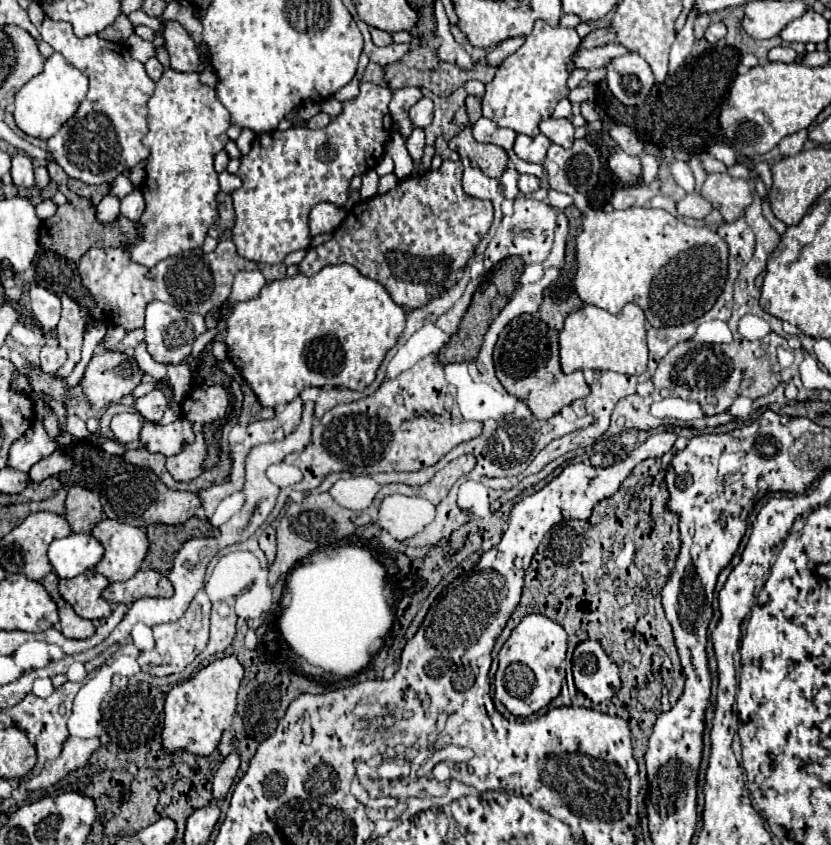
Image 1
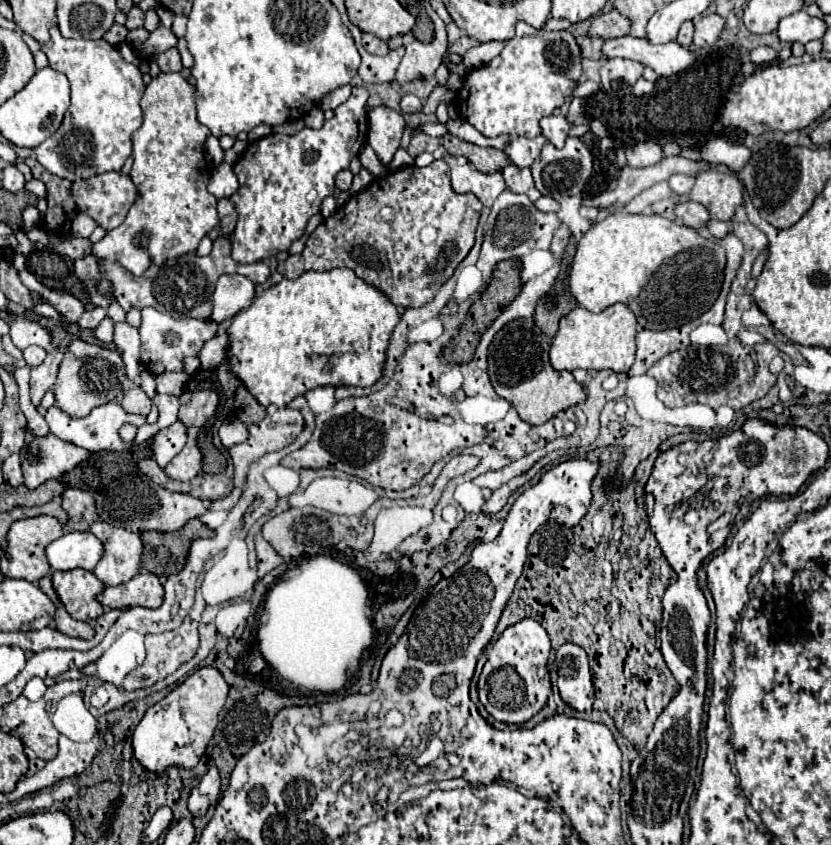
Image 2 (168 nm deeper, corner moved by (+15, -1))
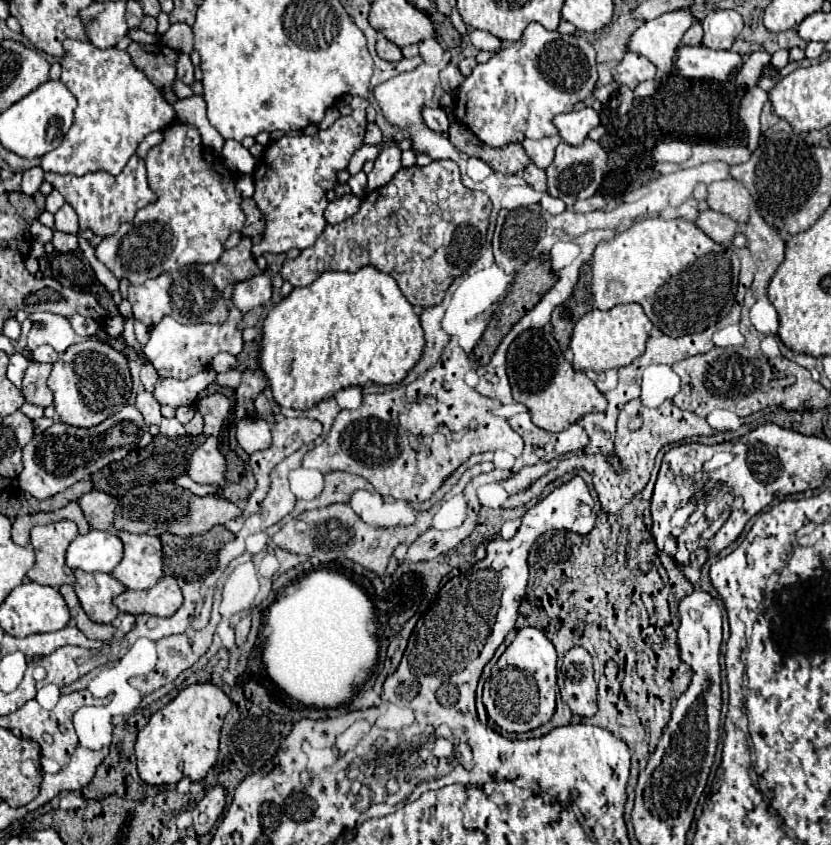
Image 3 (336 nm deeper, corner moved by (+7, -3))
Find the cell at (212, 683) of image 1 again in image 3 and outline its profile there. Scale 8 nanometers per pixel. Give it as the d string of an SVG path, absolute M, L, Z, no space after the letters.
M195 683L179 691L179 695L165 705L161 711L151 715L149 723L139 731L137 743L135 743L135 757L137 757L137 769L145 783L149 785L165 785L165 783L177 783L183 777L189 777L191 781L201 781L207 771L215 765L217 753L219 753L219 733L225 715L231 709L231 699L225 695L221 687L215 683Z

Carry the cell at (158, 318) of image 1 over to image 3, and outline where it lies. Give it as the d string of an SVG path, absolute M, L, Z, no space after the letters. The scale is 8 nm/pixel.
M229 285L225 289L225 303L229 307L229 317L225 323L221 325L181 325L171 317L163 317L157 325L151 327L151 339L149 343L143 347L145 355L149 357L149 361L153 363L153 367L157 369L159 377L173 377L173 379L189 379L195 373L203 371L211 359L221 353L227 351L231 355L237 355L243 349L243 339L241 339L241 331L237 329L237 323L241 321L241 311L237 311L231 303L229 303L229 295L231 295L233 285Z

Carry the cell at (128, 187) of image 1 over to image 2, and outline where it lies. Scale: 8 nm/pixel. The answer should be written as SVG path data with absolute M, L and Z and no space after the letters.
M111 171L111 173L99 173L95 177L89 179L81 179L81 181L73 181L71 185L71 195L75 199L75 207L77 211L93 217L97 221L99 227L103 227L105 231L111 231L115 227L119 227L129 211L129 207L137 201L139 191L133 185L129 175Z

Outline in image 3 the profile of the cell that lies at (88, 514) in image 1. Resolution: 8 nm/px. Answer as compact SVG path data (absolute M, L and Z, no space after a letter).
M89 491L77 503L83 509L85 519L91 529L107 531L113 525L115 505L117 505L115 497L103 493L103 491Z

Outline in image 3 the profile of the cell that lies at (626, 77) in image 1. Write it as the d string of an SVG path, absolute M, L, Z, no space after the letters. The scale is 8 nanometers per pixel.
M629 51L623 57L623 61L613 67L611 73L613 73L613 79L617 83L627 85L629 89L635 89L641 81L647 81L647 79L655 77L655 67L643 55L637 55L637 53Z

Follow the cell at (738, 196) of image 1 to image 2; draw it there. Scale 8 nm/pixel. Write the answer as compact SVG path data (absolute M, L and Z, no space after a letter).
M705 171L697 177L689 197L705 205L713 219L731 221L735 209L743 205L743 183L731 173Z

